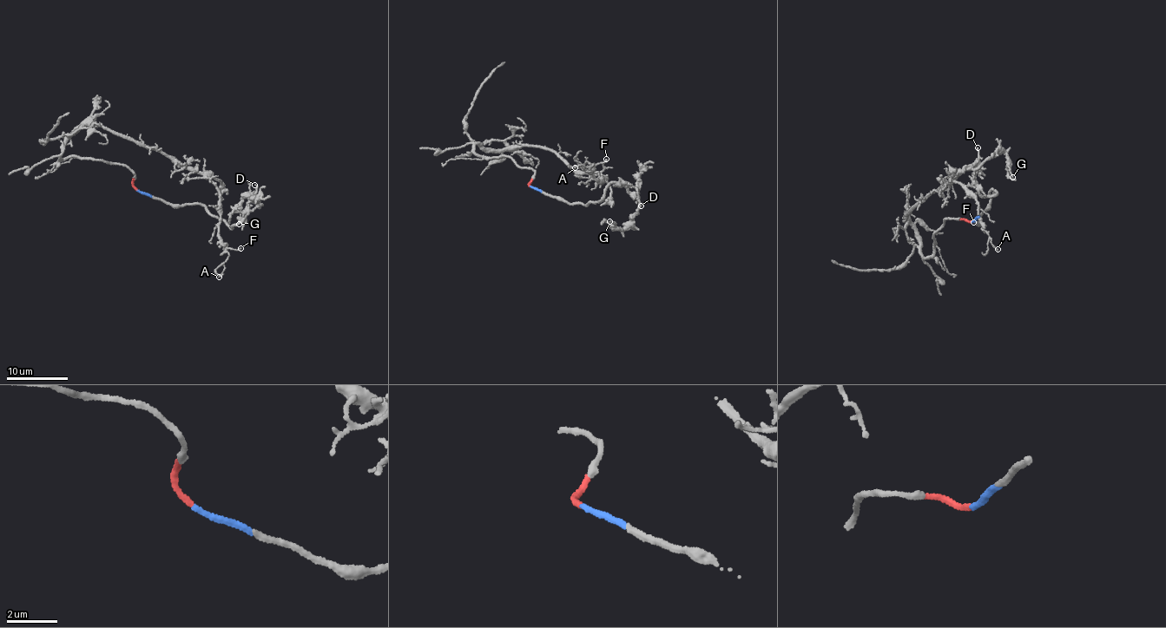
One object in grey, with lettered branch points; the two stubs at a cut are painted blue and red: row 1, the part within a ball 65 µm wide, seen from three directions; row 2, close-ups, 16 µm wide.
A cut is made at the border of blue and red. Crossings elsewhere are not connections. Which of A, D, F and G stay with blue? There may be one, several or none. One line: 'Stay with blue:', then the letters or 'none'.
Stay with blue: D, G

